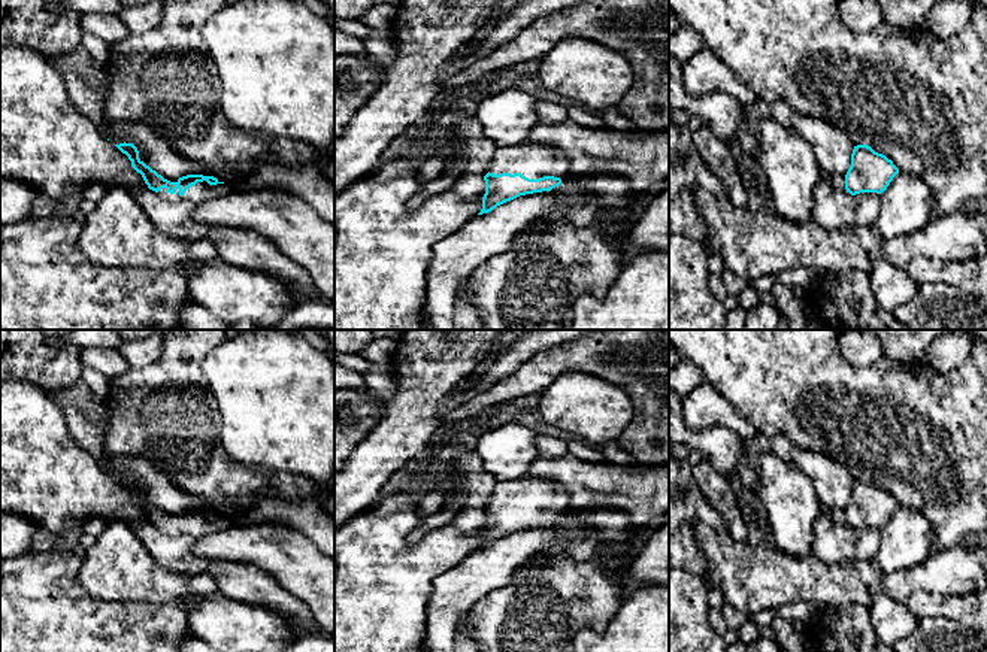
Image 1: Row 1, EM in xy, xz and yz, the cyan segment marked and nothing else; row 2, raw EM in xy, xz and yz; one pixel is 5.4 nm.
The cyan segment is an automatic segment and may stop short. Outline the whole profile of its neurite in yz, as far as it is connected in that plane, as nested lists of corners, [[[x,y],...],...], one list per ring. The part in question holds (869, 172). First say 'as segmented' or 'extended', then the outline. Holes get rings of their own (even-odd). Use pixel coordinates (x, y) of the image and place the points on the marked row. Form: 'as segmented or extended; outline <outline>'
extended; outline [[[857,145],[851,154],[851,166],[845,176],[833,176],[833,188],[851,195],[860,192],[881,194],[887,189],[899,169],[885,155],[868,145]]]

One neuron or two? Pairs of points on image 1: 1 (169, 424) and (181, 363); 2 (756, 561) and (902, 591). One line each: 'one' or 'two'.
1: one
2: one

